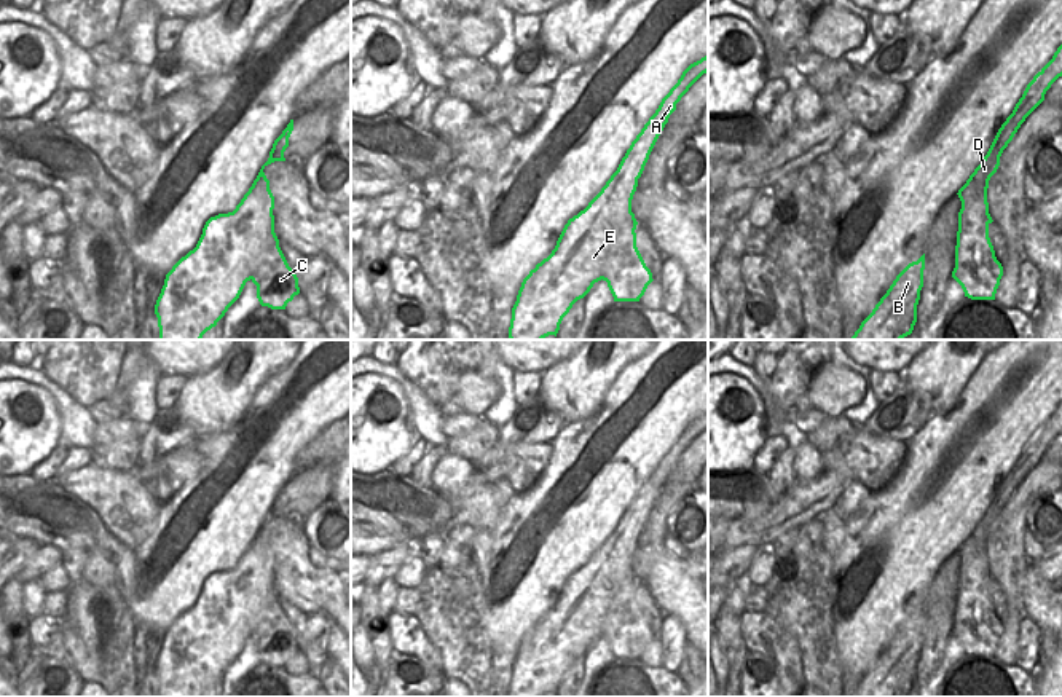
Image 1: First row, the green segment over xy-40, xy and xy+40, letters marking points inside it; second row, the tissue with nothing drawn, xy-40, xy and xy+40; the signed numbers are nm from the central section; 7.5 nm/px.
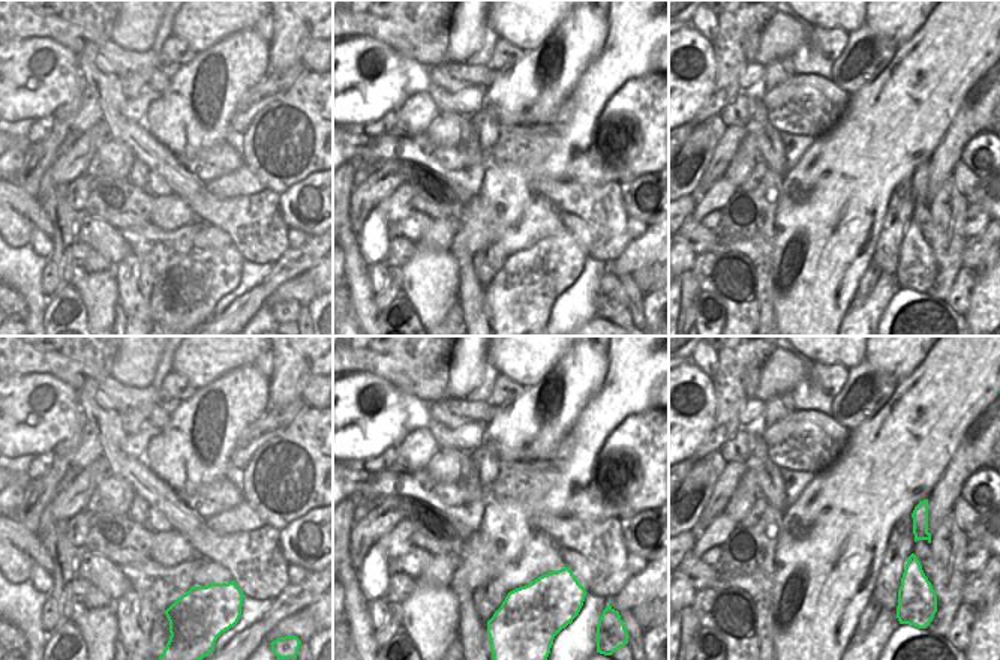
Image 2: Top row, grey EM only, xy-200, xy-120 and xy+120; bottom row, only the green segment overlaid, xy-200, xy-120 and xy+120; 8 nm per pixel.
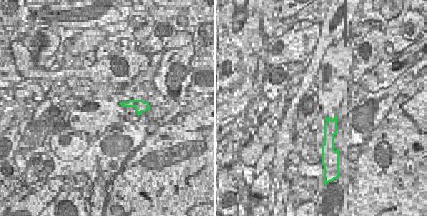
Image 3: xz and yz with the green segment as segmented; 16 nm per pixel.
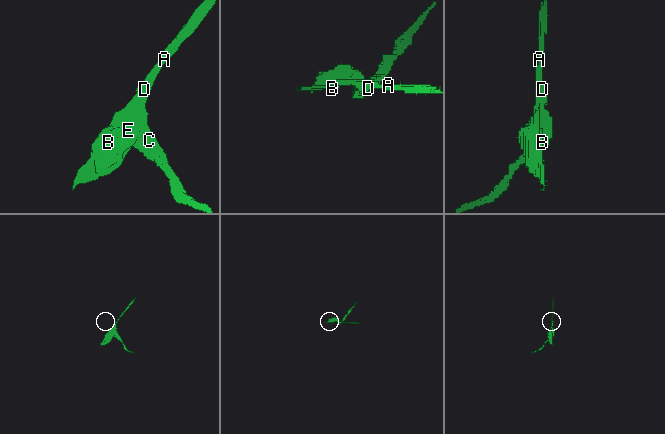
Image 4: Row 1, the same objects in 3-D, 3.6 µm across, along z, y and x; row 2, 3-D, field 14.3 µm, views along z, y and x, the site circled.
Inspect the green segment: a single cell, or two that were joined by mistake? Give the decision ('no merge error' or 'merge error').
merge error

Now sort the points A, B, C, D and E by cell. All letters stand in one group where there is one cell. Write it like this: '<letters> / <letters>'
A B D E / C

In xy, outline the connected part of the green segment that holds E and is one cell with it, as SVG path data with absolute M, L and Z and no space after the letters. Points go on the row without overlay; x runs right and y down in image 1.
M708 412L700 418L690 421L662 456L655 471L644 482L641 490L631 499L617 528L611 533L601 549L588 560L588 563L564 582L552 611L536 622L534 627L523 636L512 665L512 676L509 684L510 697L544 697L560 687L563 675L569 670L572 662L584 656L595 640L604 633L604 620L612 603L614 589L635 589L636 576L631 569L631 557L638 544L649 512L662 491L670 472L676 467L676 461L689 448L689 445L708 429Z

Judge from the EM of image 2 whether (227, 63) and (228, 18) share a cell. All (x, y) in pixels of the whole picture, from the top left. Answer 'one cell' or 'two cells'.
two cells

